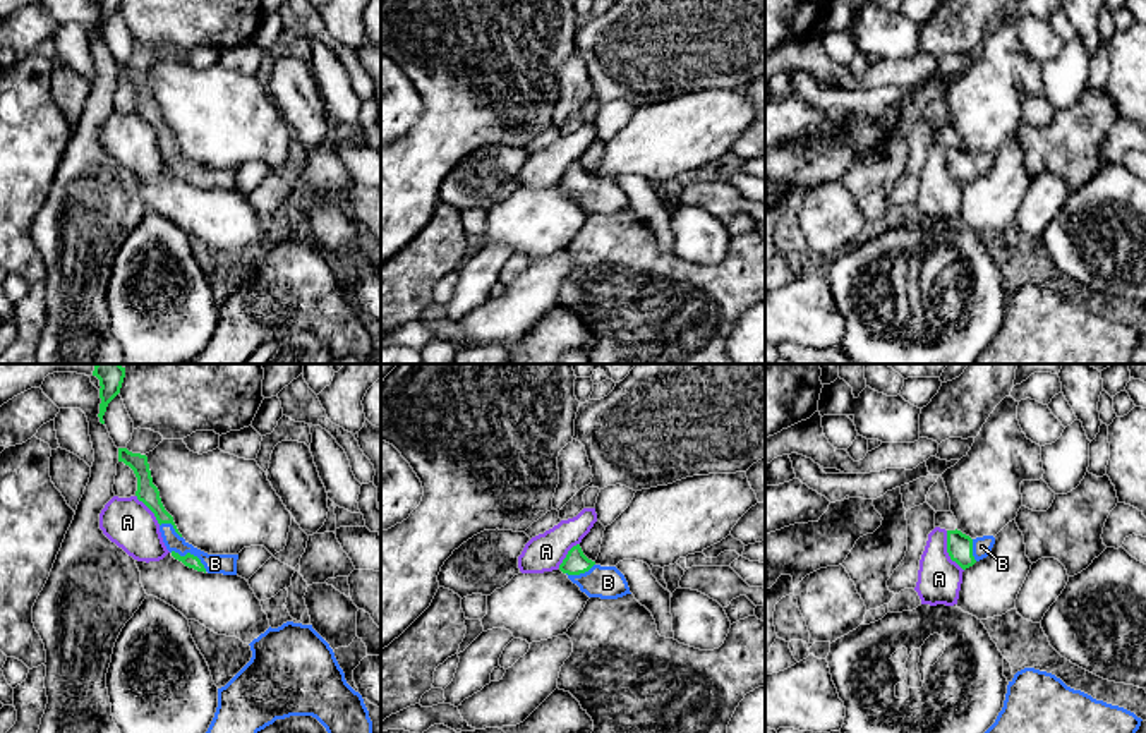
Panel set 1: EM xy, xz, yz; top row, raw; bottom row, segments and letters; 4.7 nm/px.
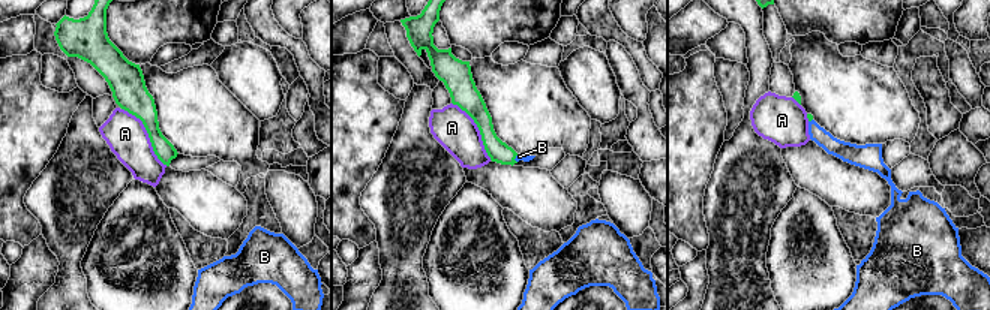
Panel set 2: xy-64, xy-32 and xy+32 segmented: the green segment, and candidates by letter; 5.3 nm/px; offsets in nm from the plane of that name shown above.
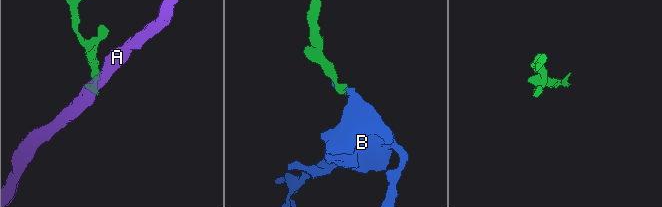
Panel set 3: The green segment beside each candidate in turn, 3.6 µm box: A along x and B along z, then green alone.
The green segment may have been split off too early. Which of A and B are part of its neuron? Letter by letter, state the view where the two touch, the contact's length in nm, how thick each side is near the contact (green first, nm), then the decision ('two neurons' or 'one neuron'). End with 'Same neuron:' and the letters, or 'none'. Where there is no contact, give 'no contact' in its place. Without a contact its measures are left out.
A: yz | 200 nm | 130/200 nm | two neurons
B: xy | 200 nm | 70/100 nm | one neuron
Same neuron: B

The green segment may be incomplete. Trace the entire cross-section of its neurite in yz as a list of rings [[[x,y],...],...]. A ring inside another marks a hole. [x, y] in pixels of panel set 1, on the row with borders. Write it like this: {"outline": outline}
{"outline": [[[947,530],[947,553],[962,570],[986,558],[995,544],[993,536],[971,539],[961,530]]]}

